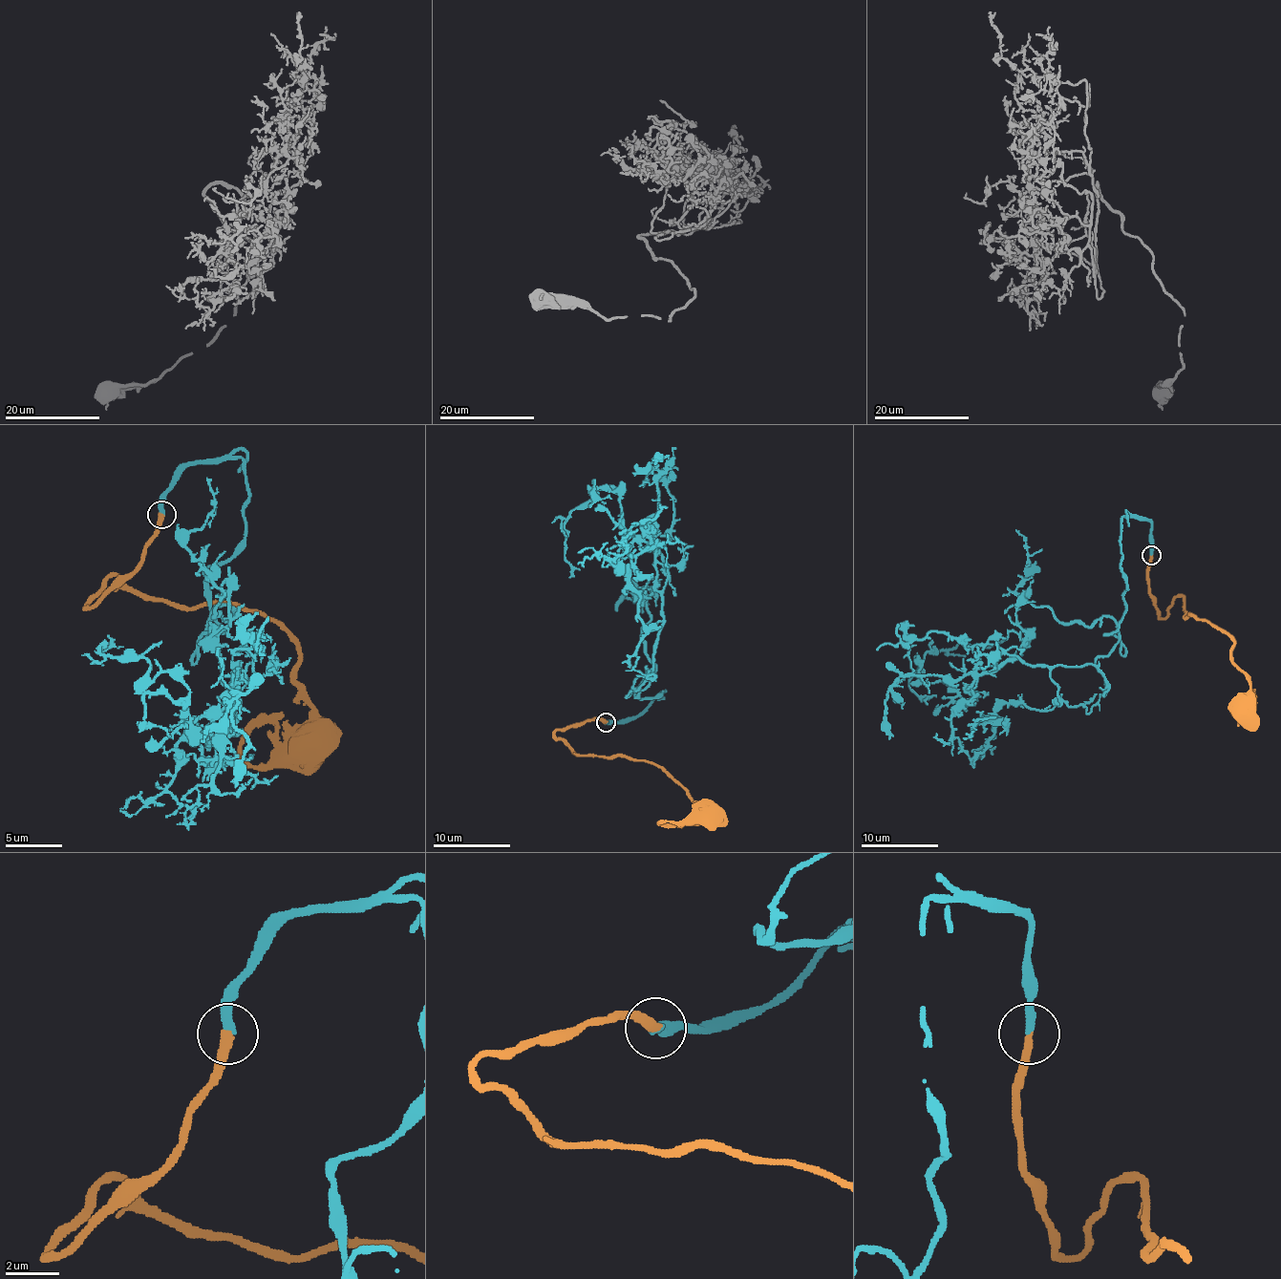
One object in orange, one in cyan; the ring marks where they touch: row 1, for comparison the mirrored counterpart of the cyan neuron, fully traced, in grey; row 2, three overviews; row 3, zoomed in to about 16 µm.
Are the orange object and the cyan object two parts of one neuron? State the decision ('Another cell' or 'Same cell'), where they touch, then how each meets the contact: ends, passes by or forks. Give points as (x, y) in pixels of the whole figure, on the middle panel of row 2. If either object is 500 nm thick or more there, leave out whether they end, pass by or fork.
Same cell. Place: (606, 722). At the ring orange ends. At the ring cyan ends

